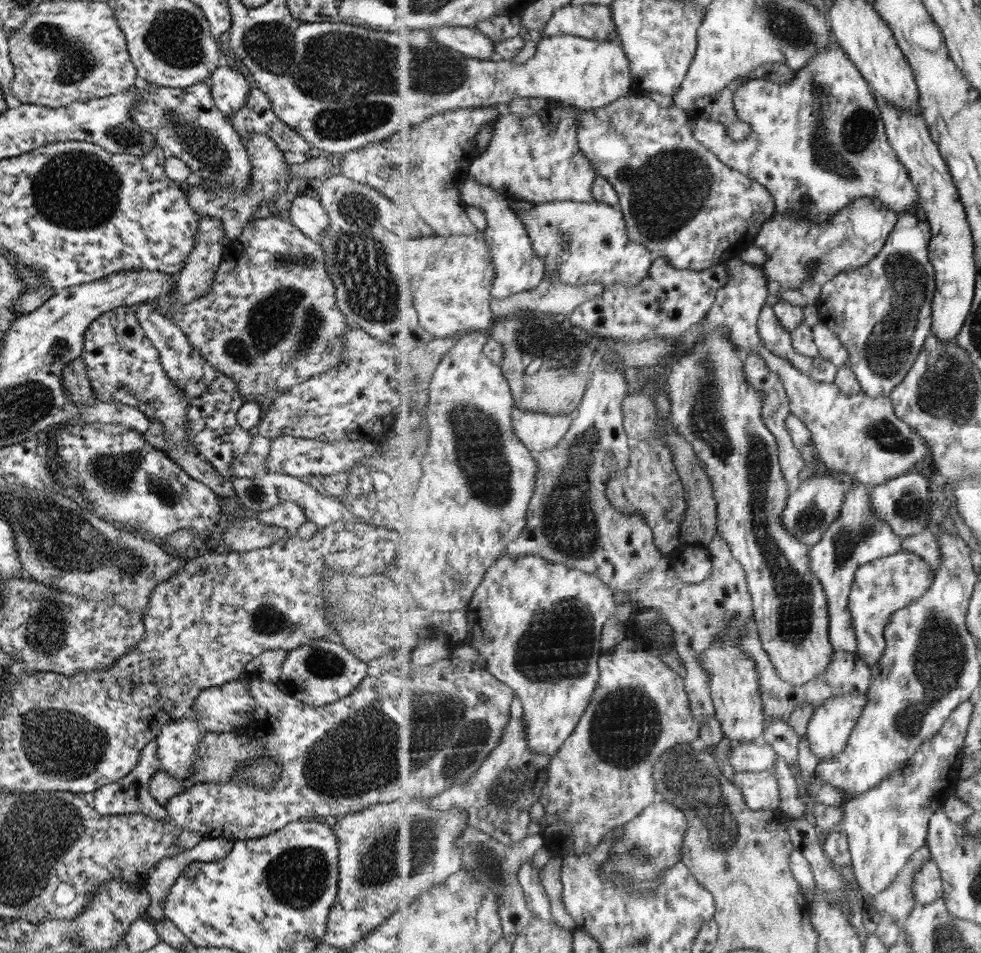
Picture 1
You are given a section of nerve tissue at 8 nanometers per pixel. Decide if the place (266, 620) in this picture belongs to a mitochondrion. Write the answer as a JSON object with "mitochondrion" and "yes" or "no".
{"mitochondrion":"yes"}

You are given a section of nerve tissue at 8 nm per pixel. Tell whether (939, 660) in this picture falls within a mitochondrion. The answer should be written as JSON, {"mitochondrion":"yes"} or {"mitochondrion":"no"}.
{"mitochondrion":"yes"}

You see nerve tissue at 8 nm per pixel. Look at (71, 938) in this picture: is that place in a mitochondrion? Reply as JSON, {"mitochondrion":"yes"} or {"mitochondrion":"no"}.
{"mitochondrion":"yes"}

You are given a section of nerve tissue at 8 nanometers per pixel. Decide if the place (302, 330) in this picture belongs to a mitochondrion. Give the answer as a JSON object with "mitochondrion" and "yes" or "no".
{"mitochondrion":"yes"}

